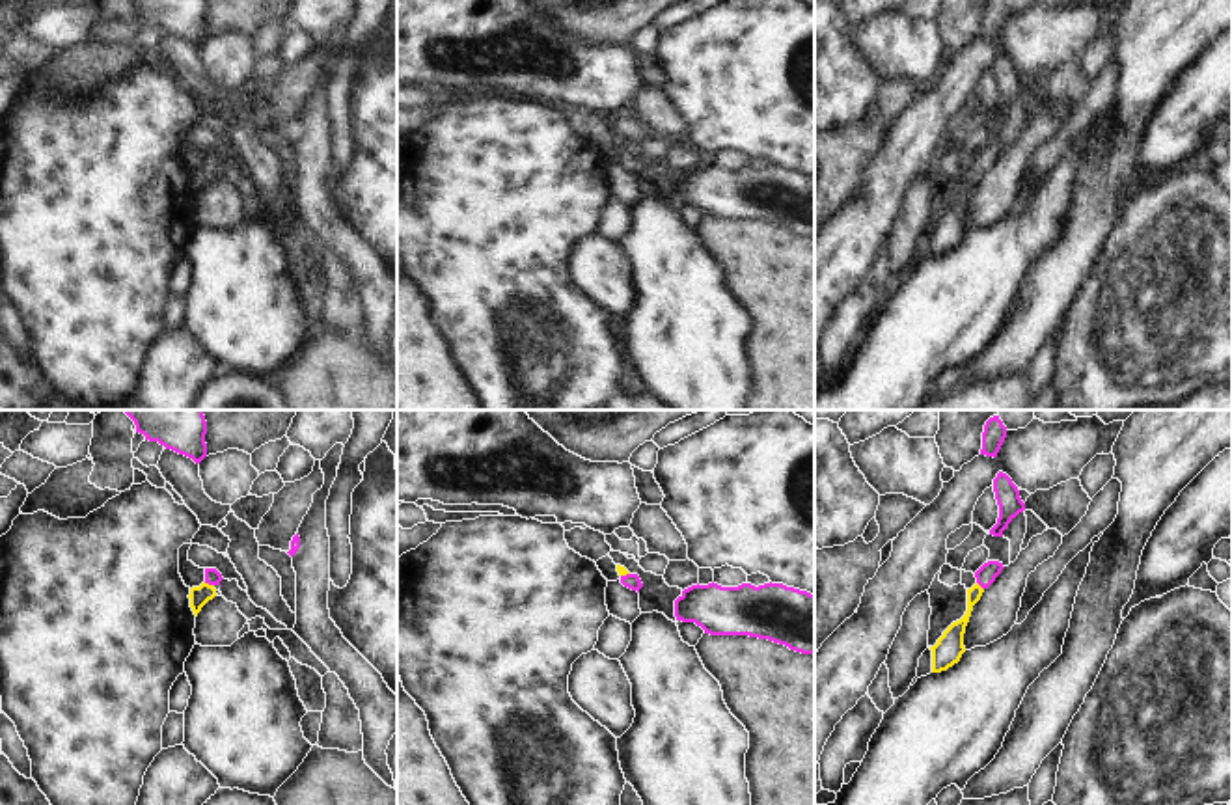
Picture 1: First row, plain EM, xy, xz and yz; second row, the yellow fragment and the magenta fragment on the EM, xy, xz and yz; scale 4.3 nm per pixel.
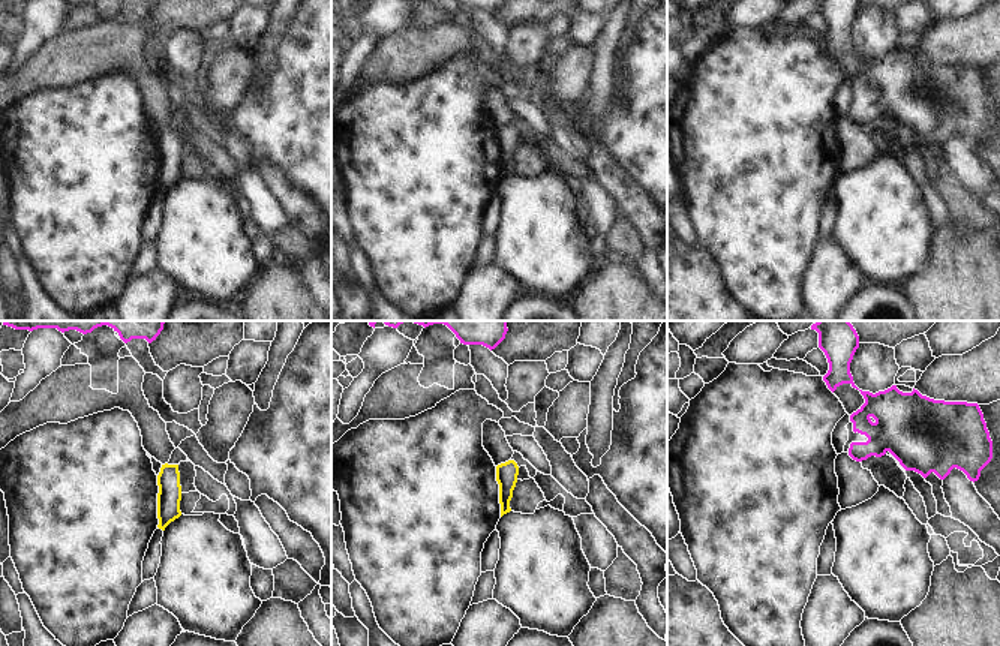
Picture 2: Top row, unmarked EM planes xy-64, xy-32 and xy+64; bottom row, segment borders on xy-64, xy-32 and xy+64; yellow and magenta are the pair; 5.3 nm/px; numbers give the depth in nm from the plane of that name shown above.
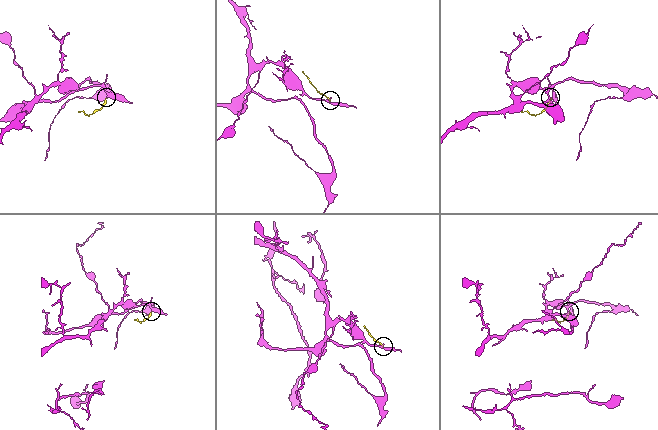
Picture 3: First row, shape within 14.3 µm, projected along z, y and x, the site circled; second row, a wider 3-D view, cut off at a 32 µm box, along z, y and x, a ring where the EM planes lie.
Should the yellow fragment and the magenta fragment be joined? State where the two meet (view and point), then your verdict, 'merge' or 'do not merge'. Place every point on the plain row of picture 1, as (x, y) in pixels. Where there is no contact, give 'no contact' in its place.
contact xy (207, 166); merge

